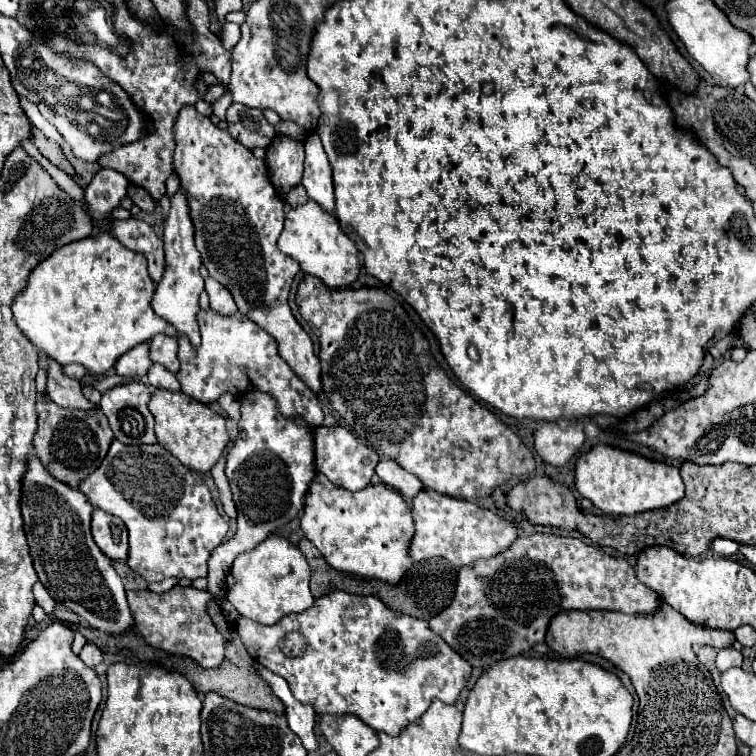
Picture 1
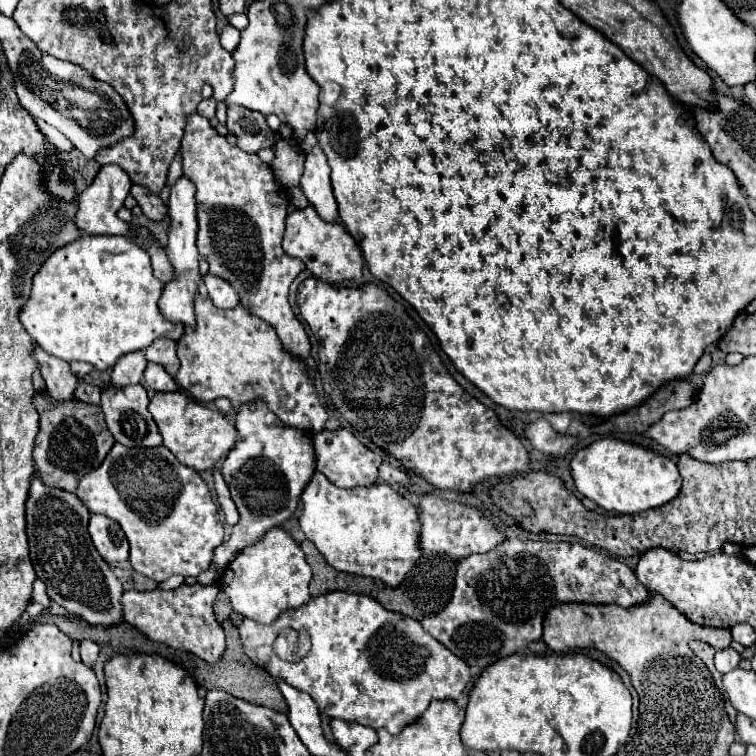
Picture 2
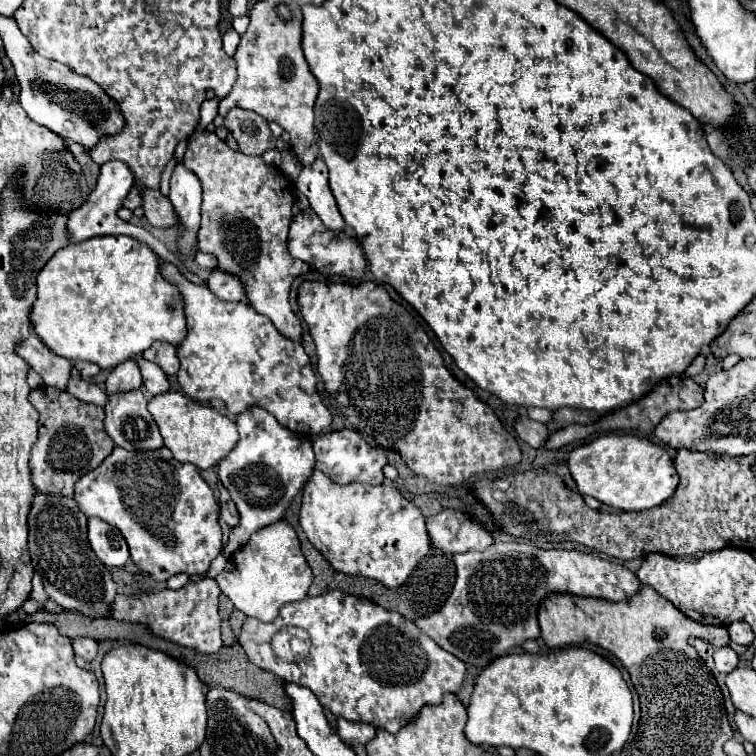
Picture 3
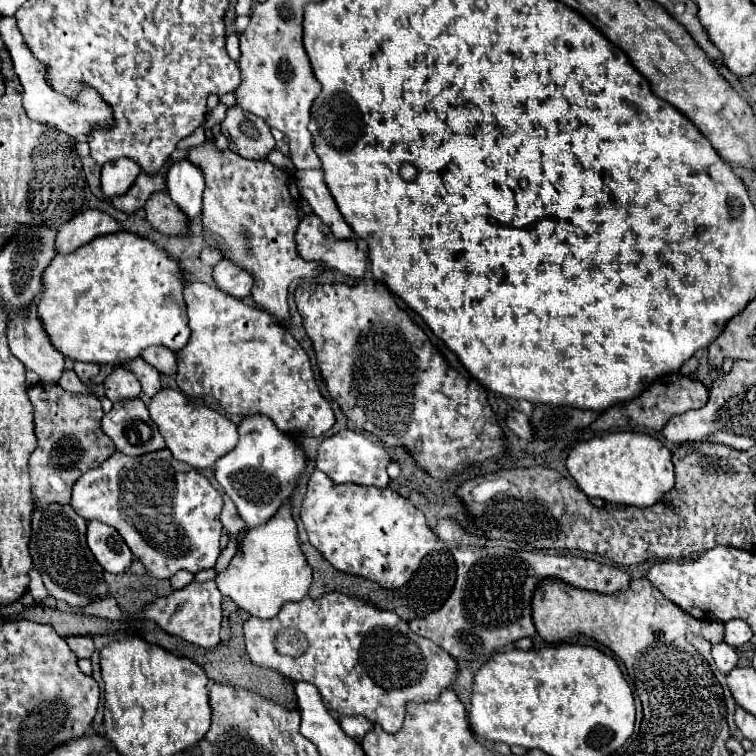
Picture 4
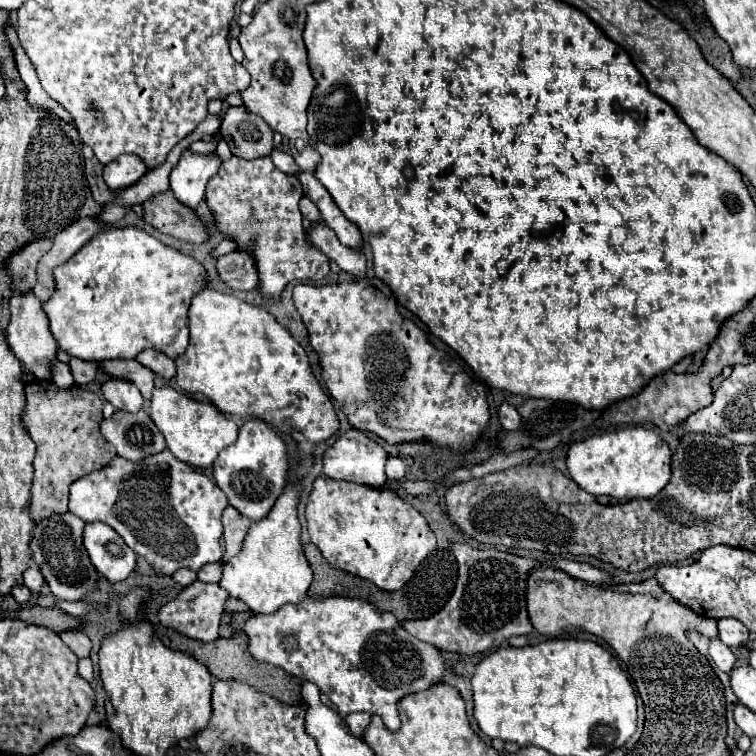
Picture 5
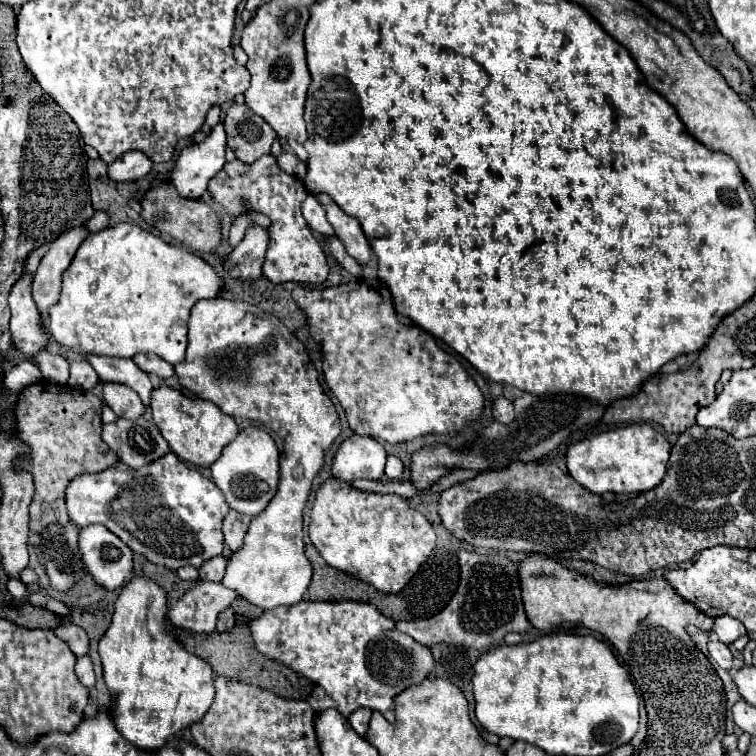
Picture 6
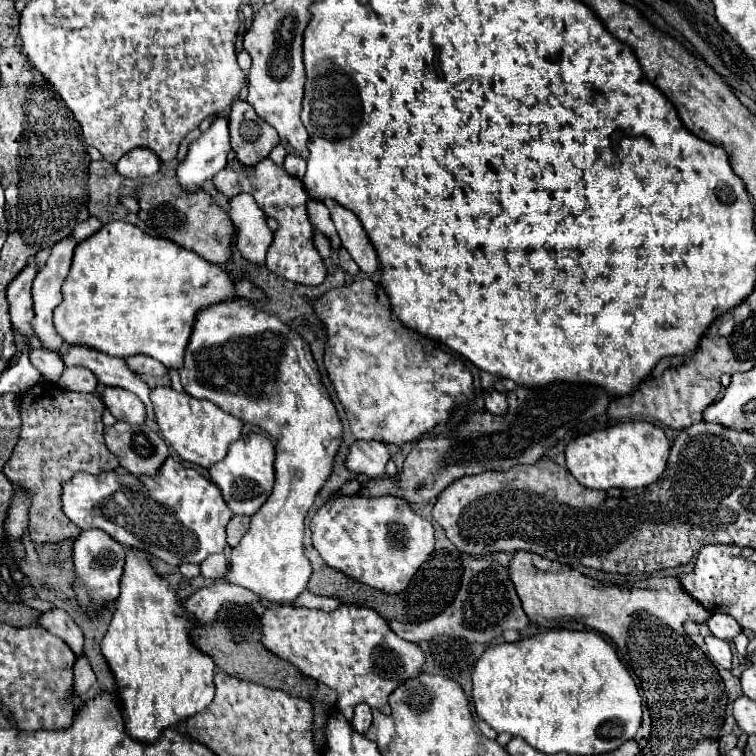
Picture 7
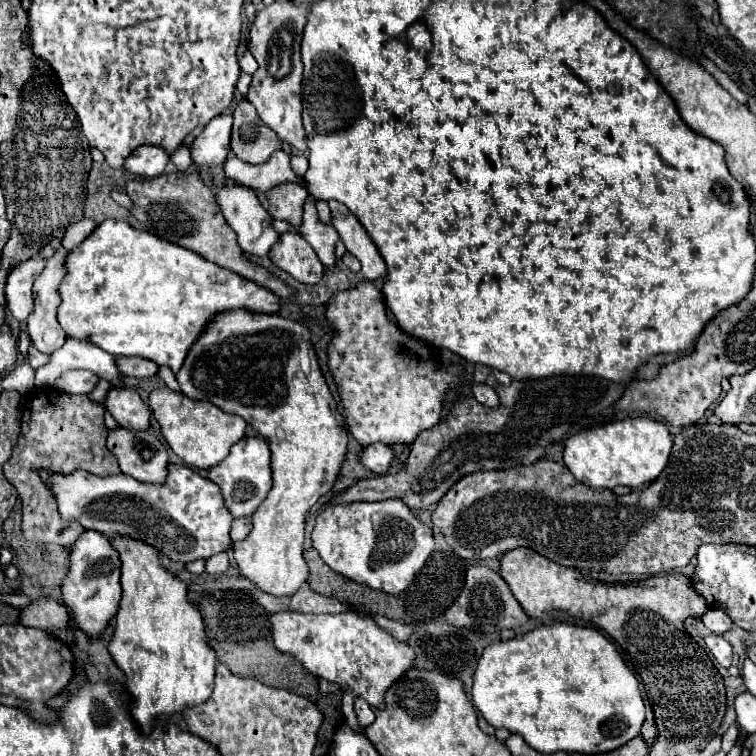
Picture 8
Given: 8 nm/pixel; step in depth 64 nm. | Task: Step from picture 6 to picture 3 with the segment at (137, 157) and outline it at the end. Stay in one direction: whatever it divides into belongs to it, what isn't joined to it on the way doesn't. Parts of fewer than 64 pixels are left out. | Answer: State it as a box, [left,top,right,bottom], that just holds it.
[68,160,206,286]

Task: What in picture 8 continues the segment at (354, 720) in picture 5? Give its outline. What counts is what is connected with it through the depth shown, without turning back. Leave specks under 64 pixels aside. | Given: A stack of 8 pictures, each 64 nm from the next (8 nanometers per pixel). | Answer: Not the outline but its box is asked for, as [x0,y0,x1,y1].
[354,698,374,728]

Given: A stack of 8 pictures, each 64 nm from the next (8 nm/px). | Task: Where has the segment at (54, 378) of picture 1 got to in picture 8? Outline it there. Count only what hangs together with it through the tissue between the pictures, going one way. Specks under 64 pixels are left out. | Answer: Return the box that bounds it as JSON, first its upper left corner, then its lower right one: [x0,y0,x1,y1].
[6,256,46,322]

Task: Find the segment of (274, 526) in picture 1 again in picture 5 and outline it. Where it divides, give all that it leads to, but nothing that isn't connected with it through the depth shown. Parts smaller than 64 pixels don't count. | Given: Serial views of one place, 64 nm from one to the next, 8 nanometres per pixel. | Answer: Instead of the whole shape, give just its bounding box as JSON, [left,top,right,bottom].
[214,420,290,520]

